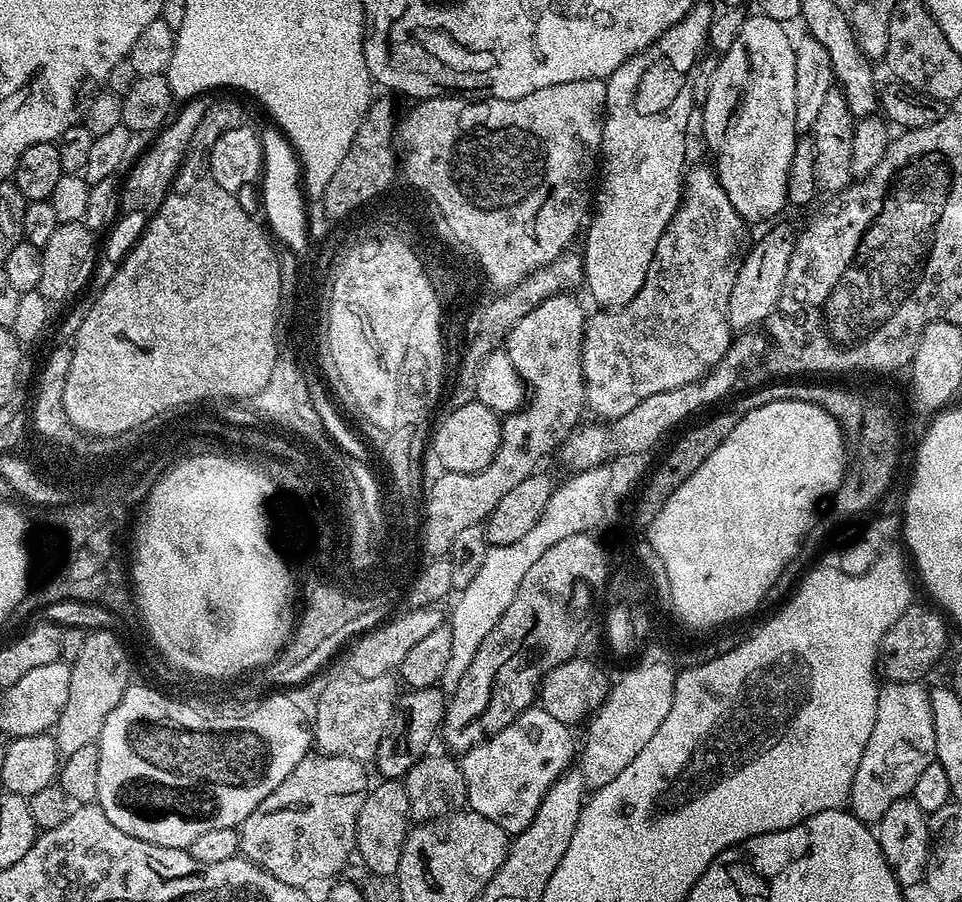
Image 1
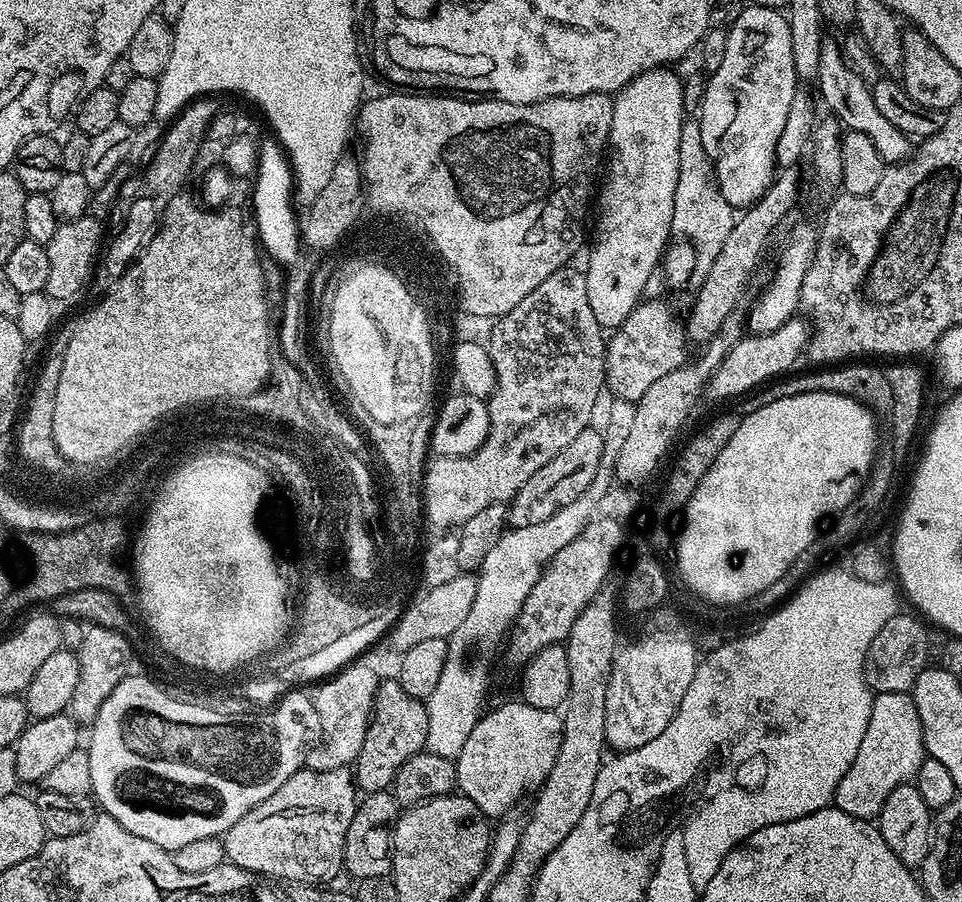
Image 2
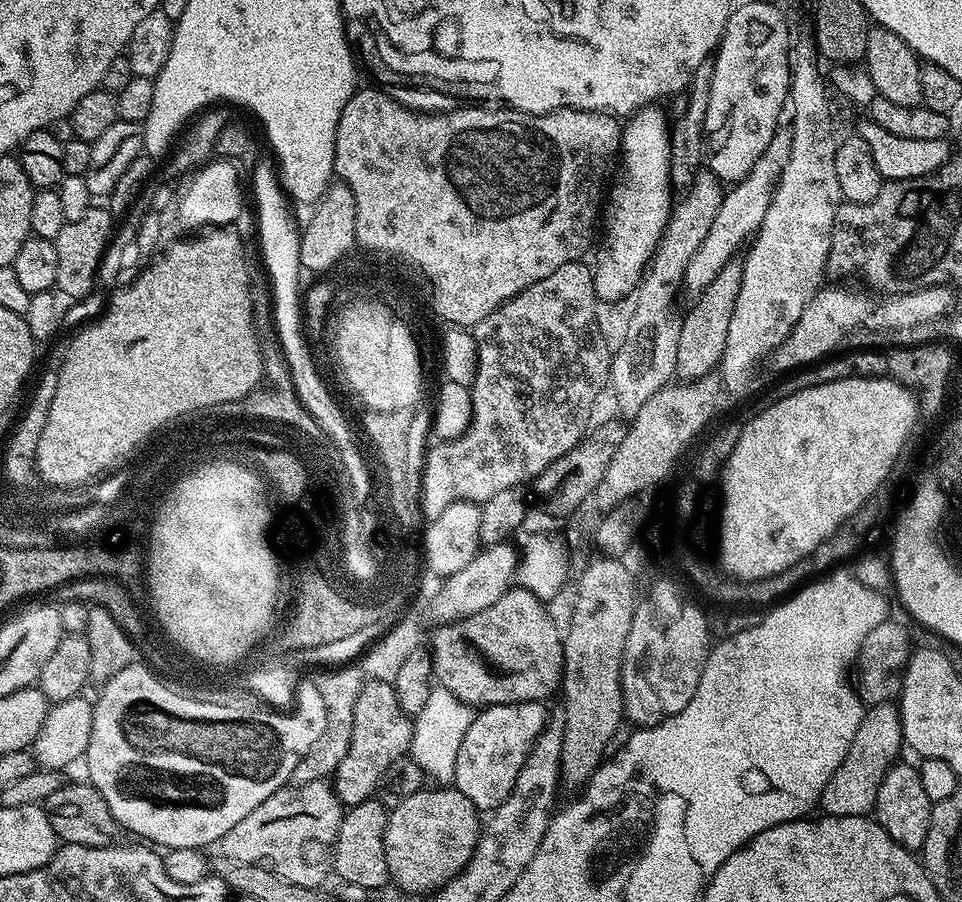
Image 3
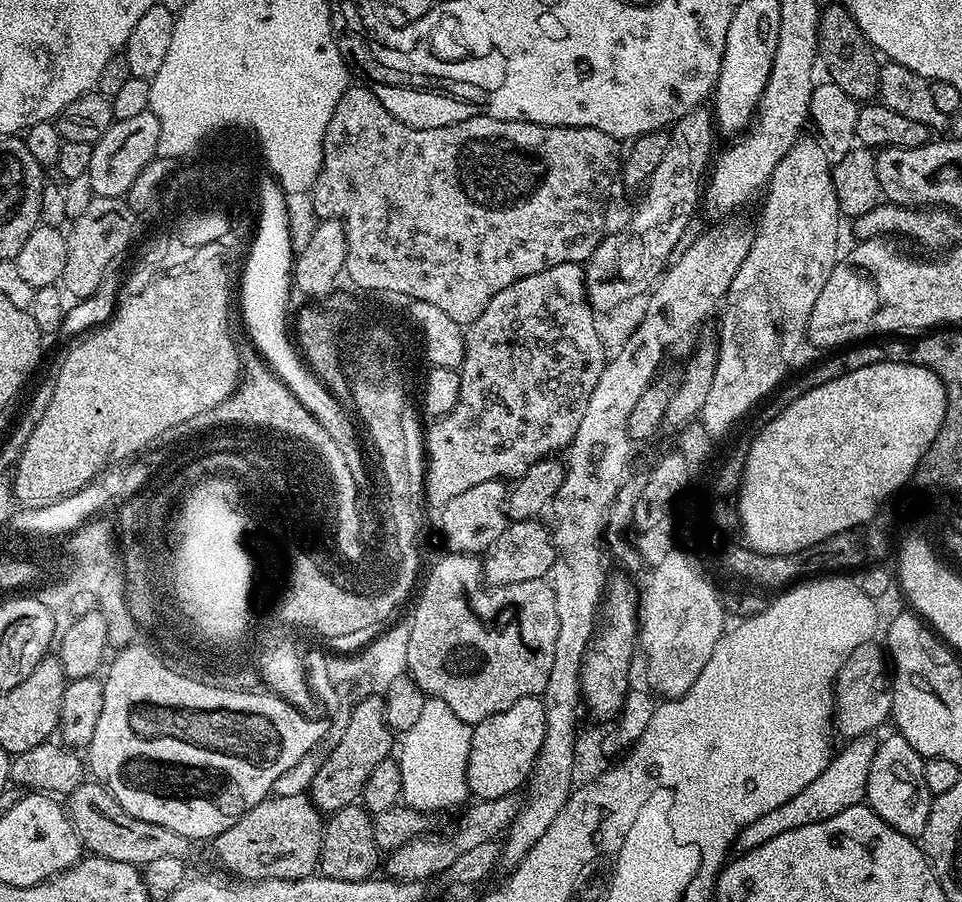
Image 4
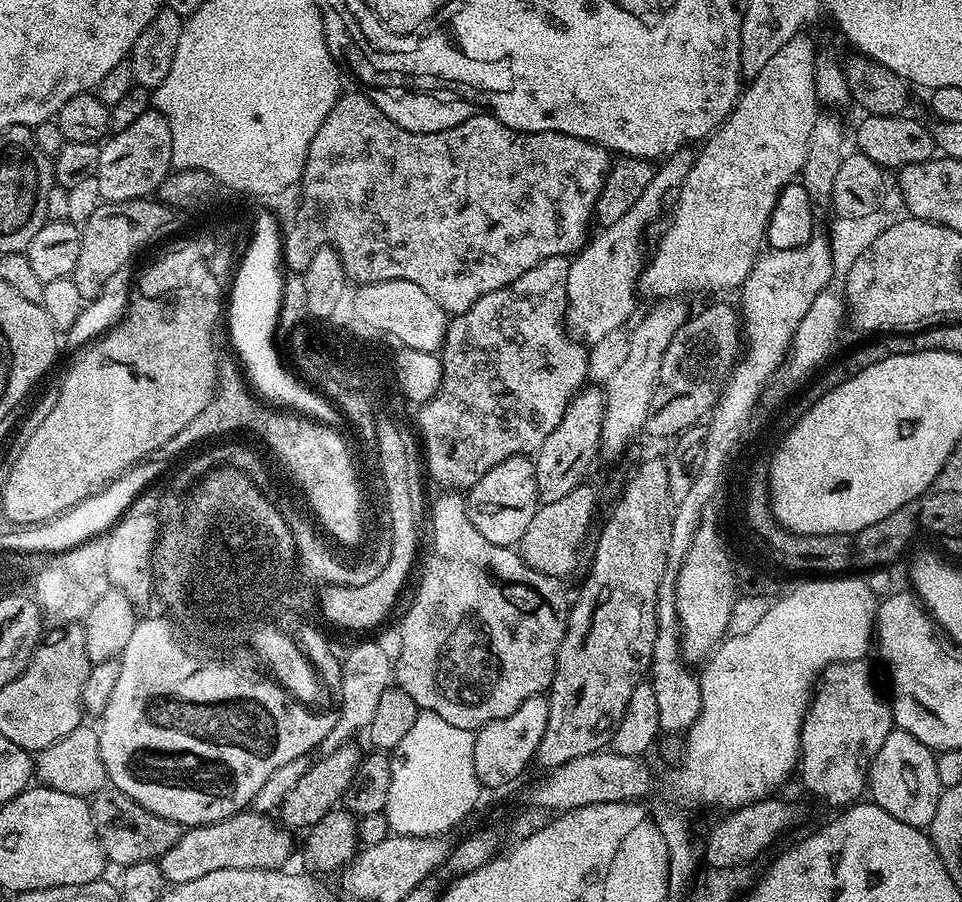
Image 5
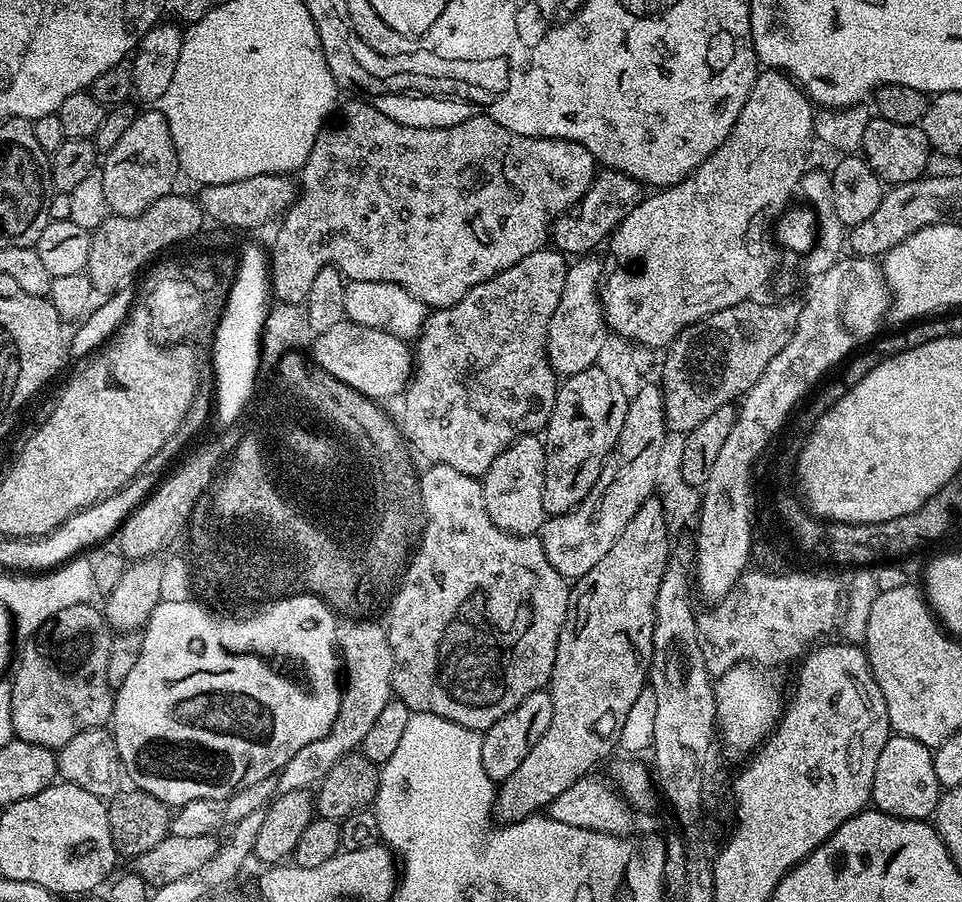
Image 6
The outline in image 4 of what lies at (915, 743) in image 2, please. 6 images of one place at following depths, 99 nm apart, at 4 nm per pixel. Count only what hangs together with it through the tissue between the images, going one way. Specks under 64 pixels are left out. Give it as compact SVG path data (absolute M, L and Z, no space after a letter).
M871 735L857 736L849 739L844 749L837 751L828 761L828 768L801 790L794 794L790 802L782 802L770 814L756 818L741 832L738 841L741 849L747 850L762 846L762 842L770 842L770 838L778 838L786 830L798 830L798 826L810 826L814 822L822 822L826 818L834 818L834 814L842 814L842 810L850 810L850 806L863 804L866 800L866 782L870 774L870 762L874 762L877 741Z

